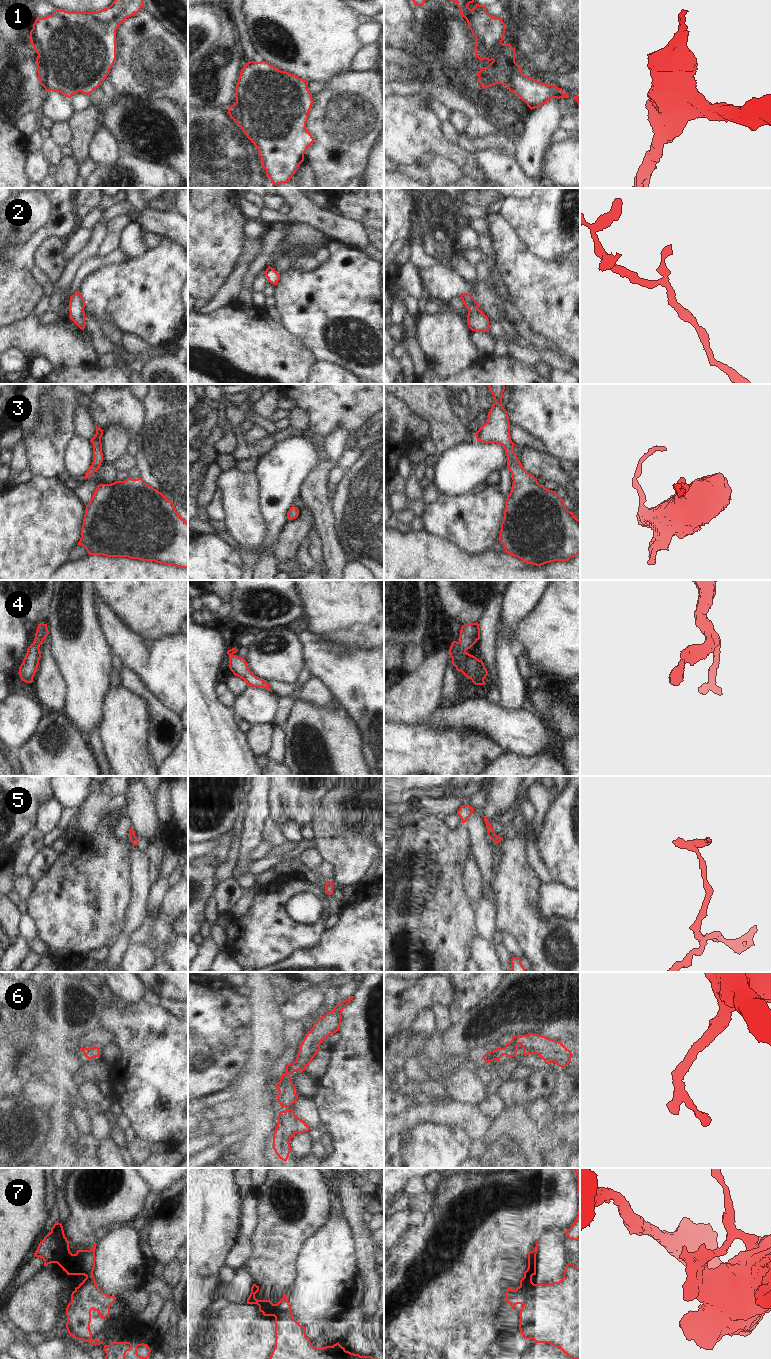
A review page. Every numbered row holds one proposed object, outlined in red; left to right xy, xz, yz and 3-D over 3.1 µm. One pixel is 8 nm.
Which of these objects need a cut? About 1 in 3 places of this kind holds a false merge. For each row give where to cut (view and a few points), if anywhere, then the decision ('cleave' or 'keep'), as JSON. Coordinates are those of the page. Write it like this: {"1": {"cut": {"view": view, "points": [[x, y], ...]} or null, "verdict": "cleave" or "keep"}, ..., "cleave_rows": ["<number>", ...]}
{"1": {"cut": null, "verdict": "keep"}, "2": {"cut": null, "verdict": "keep"}, "3": {"cut": null, "verdict": "keep"}, "4": {"cut": null, "verdict": "keep"}, "5": {"cut": null, "verdict": "keep"}, "6": {"cut": null, "verdict": "keep"}, "7": {"cut": {"view": "yz", "points": [[540, 1284], [538, 1286], [532, 1284], [528, 1288], [522, 1304]]}, "verdict": "cleave"}, "cleave_rows": ["7"]}

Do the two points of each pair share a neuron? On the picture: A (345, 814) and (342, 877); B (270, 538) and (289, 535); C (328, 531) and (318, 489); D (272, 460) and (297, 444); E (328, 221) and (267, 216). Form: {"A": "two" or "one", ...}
{"A": "one", "B": "two", "C": "one", "D": "one", "E": "one"}

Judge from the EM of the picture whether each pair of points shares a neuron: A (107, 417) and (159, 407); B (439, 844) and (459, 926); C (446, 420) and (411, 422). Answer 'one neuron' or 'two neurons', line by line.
A: two neurons
B: one neuron
C: two neurons

